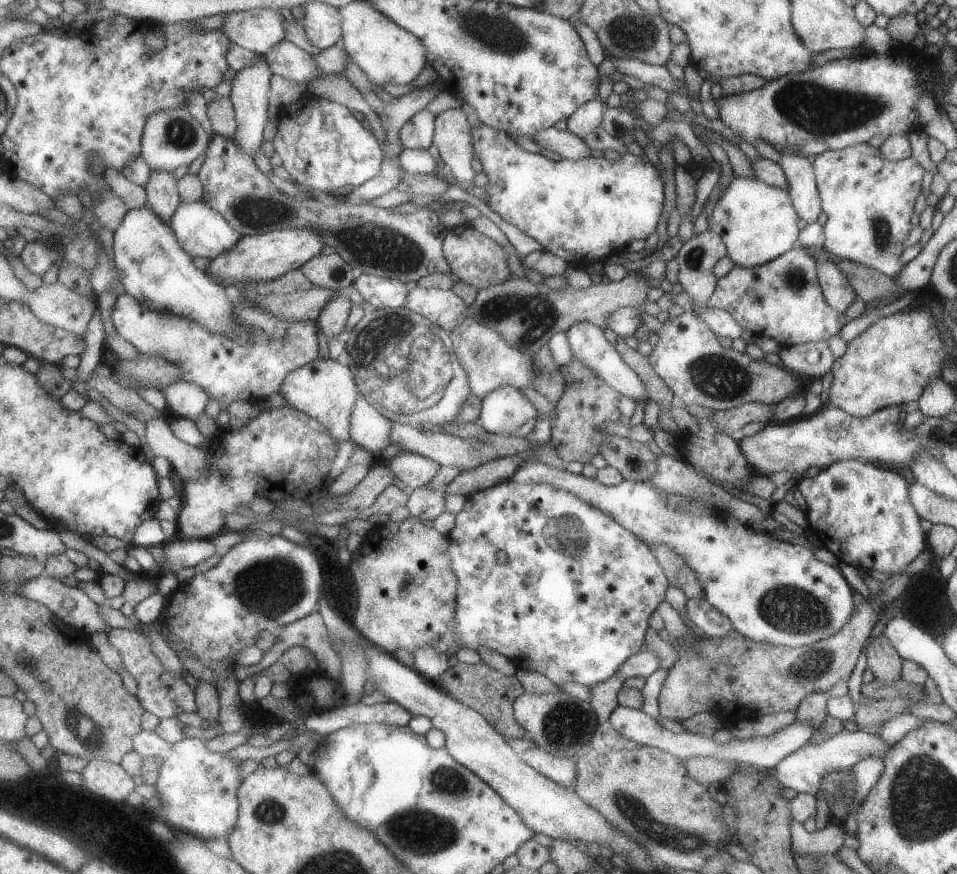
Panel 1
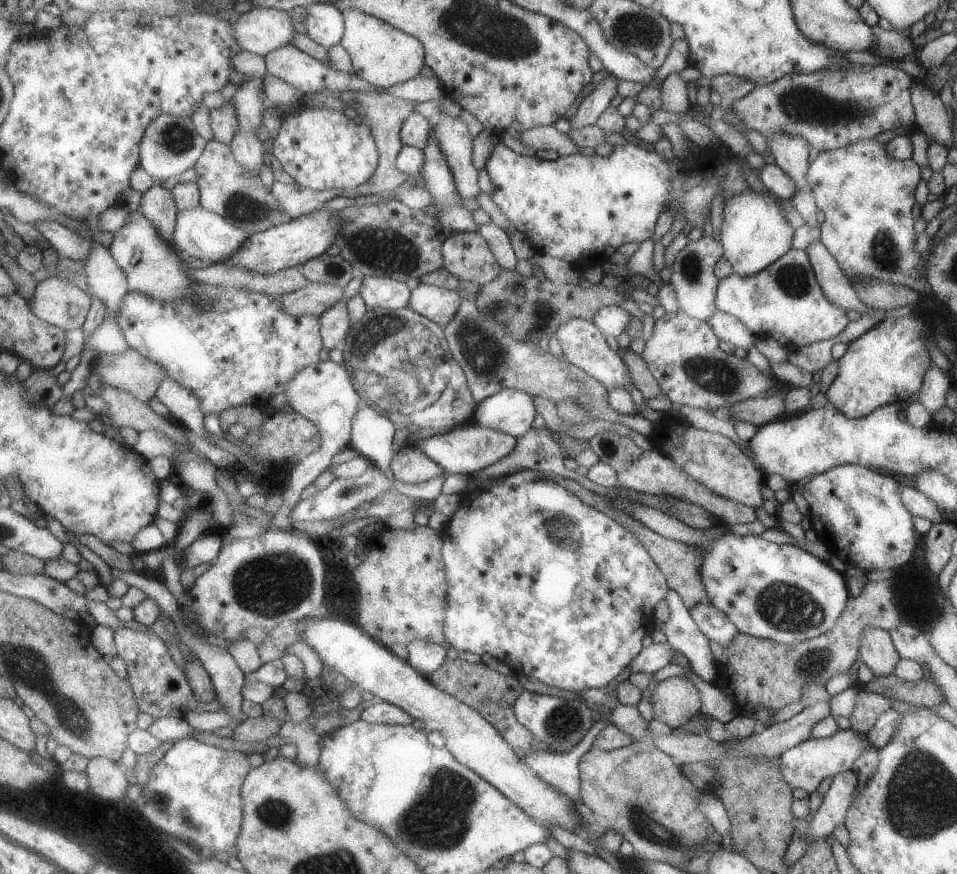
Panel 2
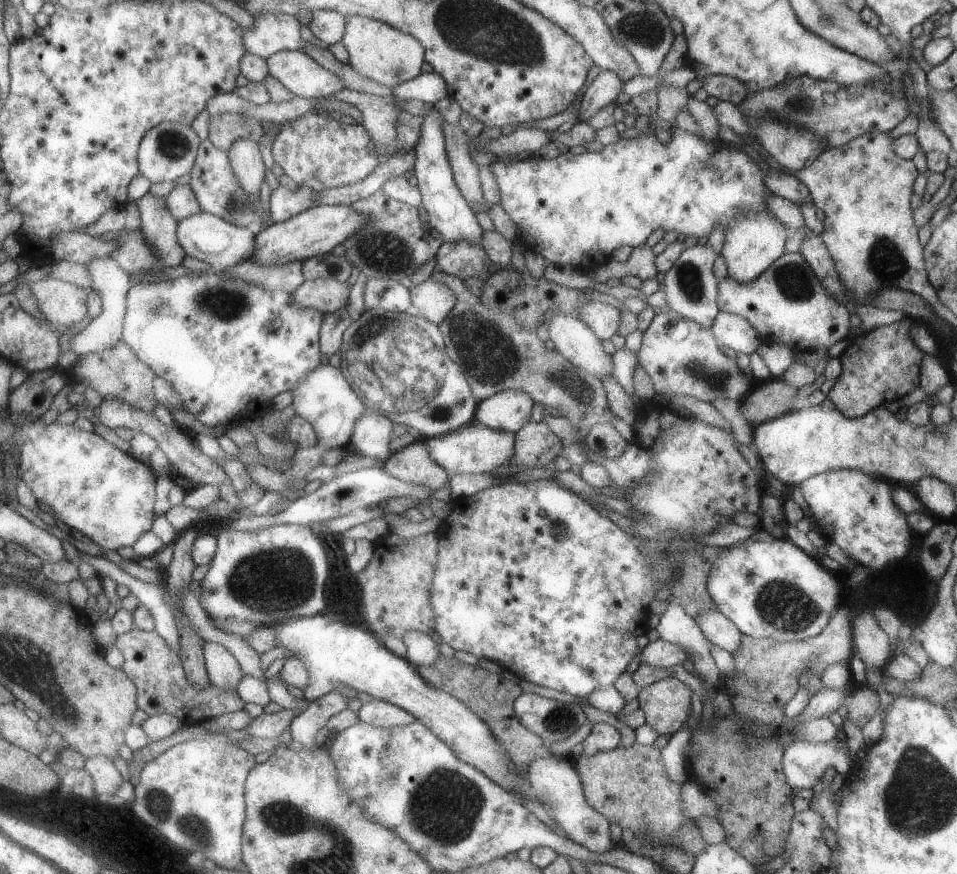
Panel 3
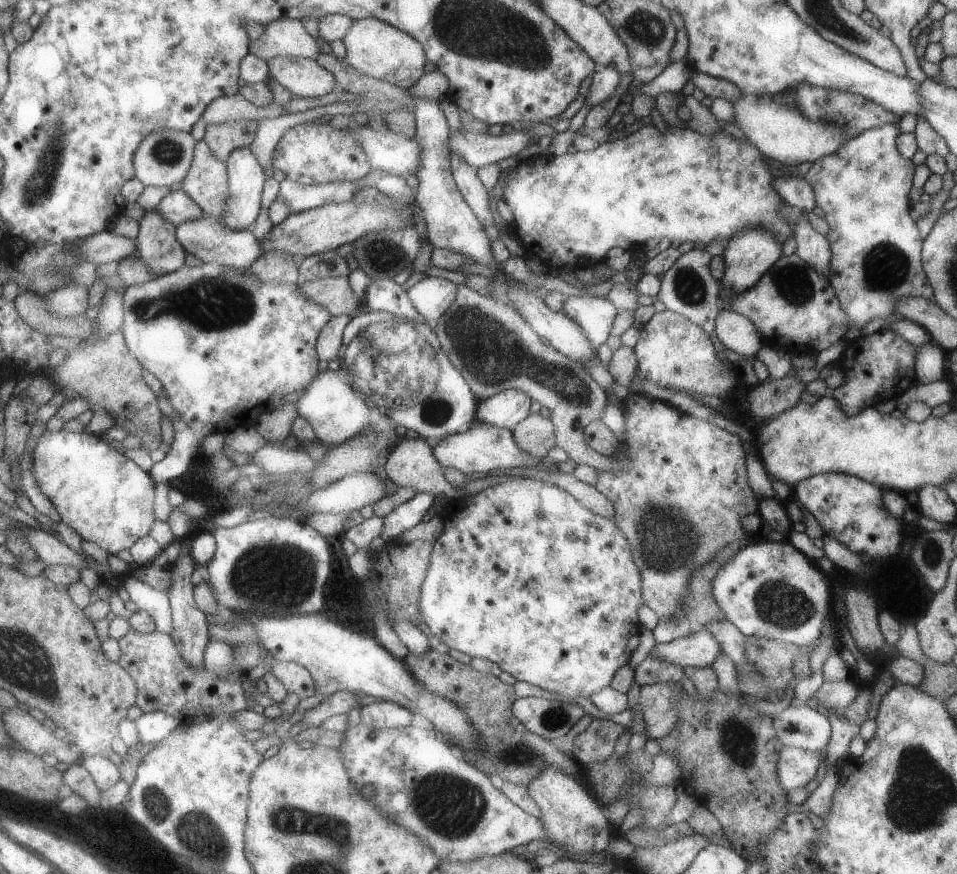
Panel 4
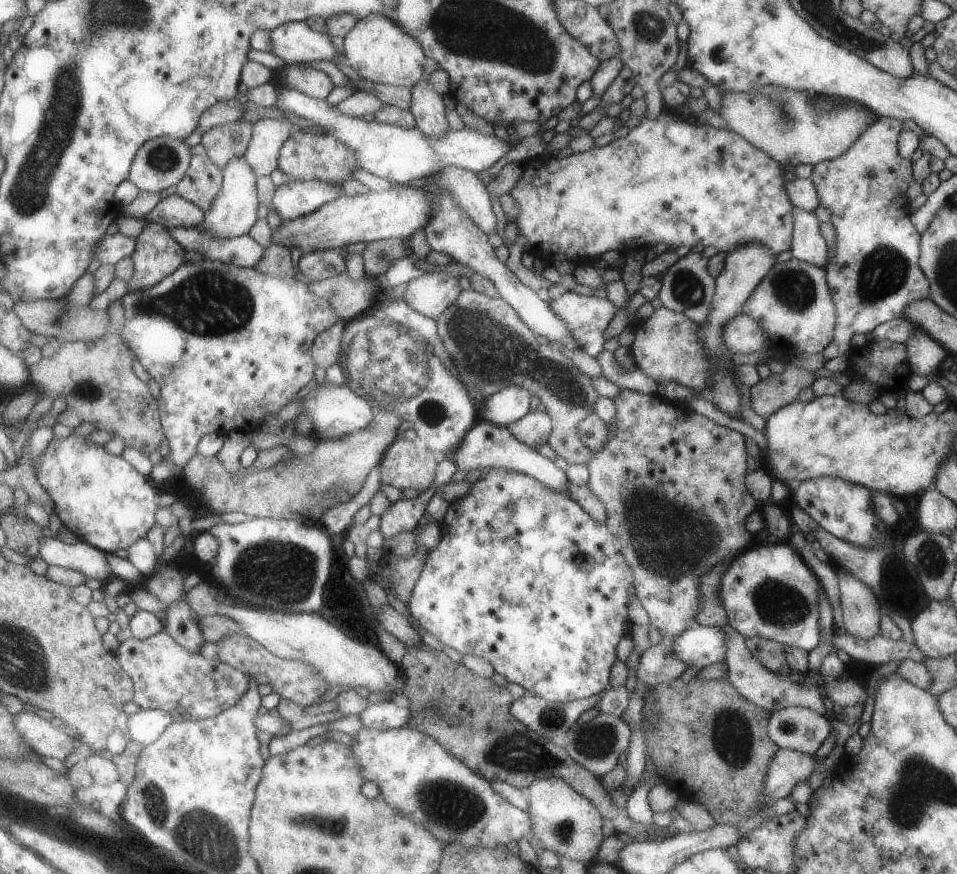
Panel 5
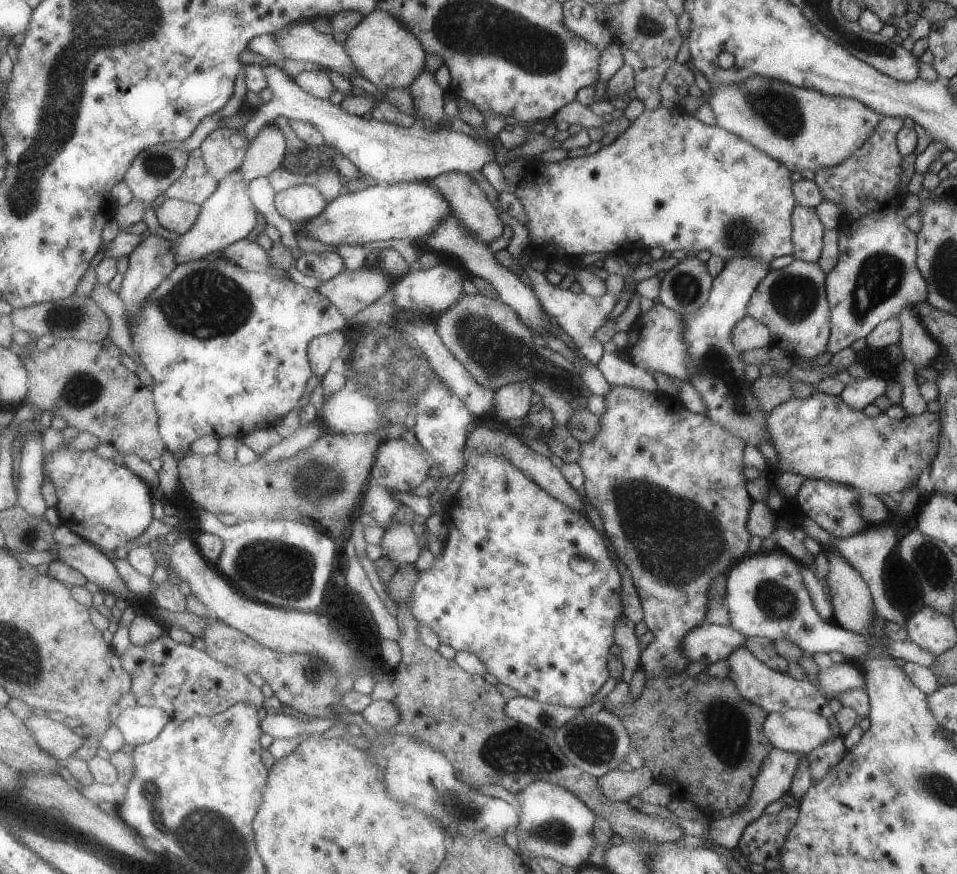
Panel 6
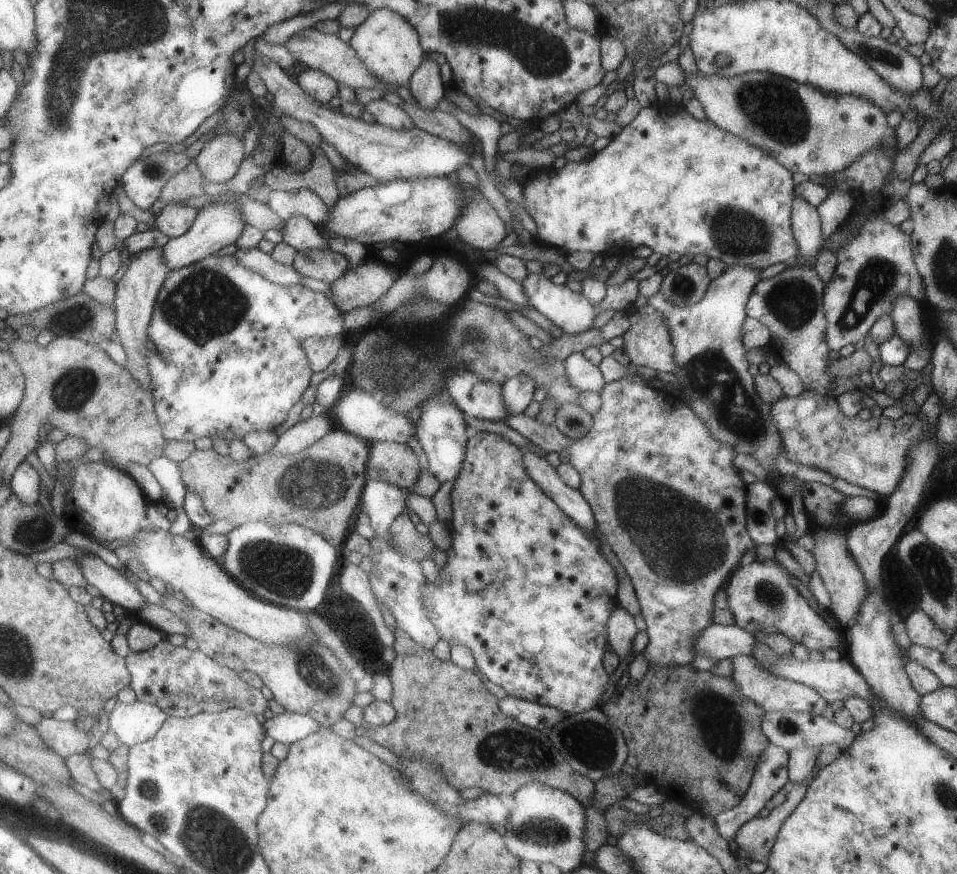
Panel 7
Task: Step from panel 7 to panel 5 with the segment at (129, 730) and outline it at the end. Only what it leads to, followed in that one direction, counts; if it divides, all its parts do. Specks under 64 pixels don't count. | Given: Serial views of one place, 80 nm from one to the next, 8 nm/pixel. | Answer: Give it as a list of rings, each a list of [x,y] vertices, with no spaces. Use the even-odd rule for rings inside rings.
[[[143,709],[130,715],[134,715],[130,718],[134,740],[148,745],[160,740],[164,732],[176,722],[172,714],[161,709]]]

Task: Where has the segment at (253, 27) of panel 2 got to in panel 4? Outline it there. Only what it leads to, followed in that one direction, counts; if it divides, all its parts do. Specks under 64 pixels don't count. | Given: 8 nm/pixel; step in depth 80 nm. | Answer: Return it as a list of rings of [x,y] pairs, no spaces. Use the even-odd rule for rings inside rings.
[[[282,17],[265,26],[262,38],[253,40],[252,53],[267,60],[279,56],[317,59],[322,52],[315,37],[302,19]]]

